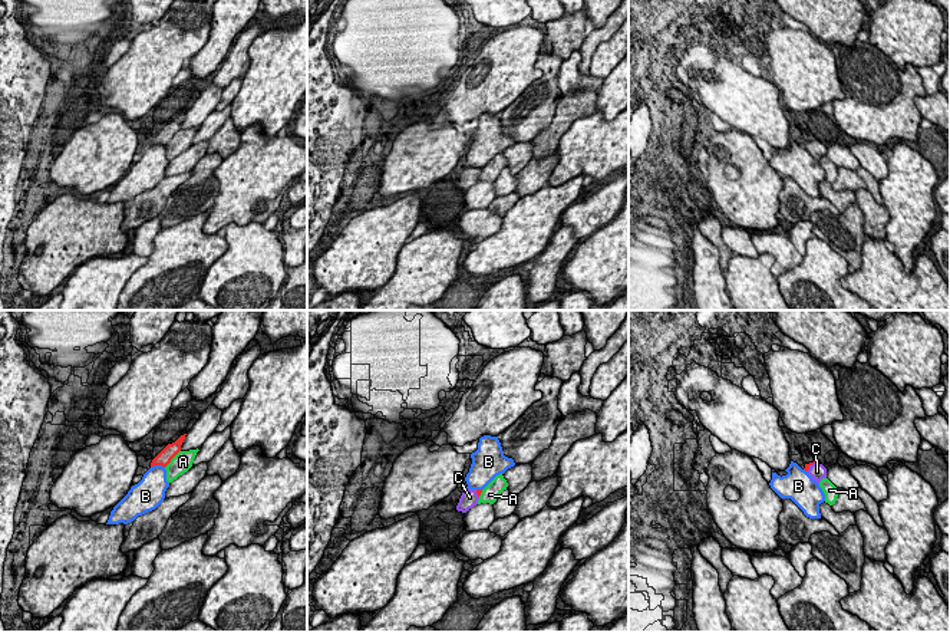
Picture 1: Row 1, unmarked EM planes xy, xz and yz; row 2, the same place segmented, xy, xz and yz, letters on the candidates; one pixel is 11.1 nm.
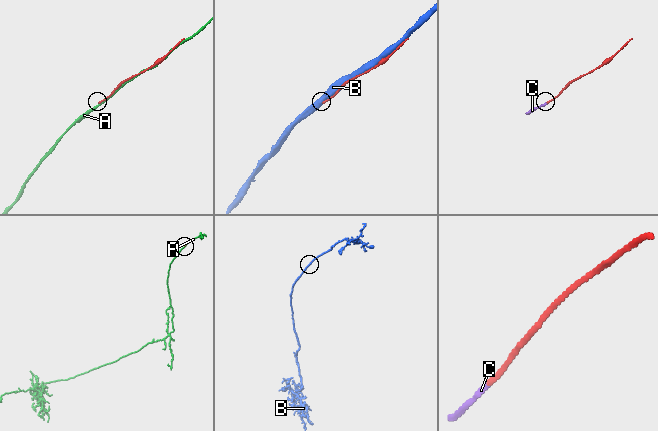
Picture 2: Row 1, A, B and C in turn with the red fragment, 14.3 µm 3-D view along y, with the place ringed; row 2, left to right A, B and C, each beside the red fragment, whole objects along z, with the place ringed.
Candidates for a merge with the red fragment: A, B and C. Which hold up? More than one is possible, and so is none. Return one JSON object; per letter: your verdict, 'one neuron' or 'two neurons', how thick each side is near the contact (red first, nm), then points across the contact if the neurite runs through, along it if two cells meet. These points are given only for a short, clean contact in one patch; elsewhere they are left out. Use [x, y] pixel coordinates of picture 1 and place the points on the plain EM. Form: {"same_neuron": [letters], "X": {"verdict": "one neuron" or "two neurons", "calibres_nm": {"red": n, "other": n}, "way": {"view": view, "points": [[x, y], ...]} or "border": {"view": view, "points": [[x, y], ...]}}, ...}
{"same_neuron": ["C"], "A": {"verdict": "two neurons", "calibres_nm": {"red": 160, "other": 220}}, "B": {"verdict": "two neurons", "calibres_nm": {"red": 160, "other": 300}}, "C": {"verdict": "one neuron", "calibres_nm": {"red": 60, "other": 180}, "way": {"view": "yz", "points": [[807, 144], [811, 142], [817, 150]]}}}

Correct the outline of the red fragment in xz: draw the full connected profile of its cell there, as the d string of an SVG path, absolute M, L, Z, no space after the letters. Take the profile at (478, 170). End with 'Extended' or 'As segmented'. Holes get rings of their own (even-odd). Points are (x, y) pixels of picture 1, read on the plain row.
M466 167L459 177L456 188L462 190L462 191L466 191L469 187L472 187L474 184L478 182L481 171L482 171L482 168Z. Extended

